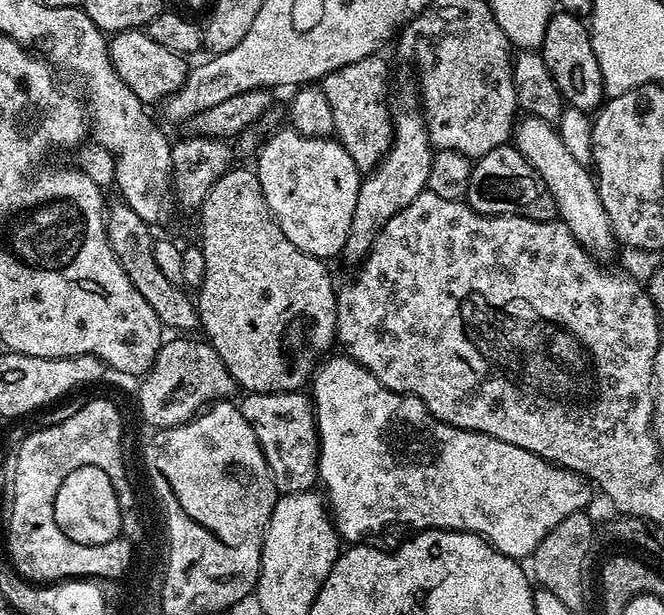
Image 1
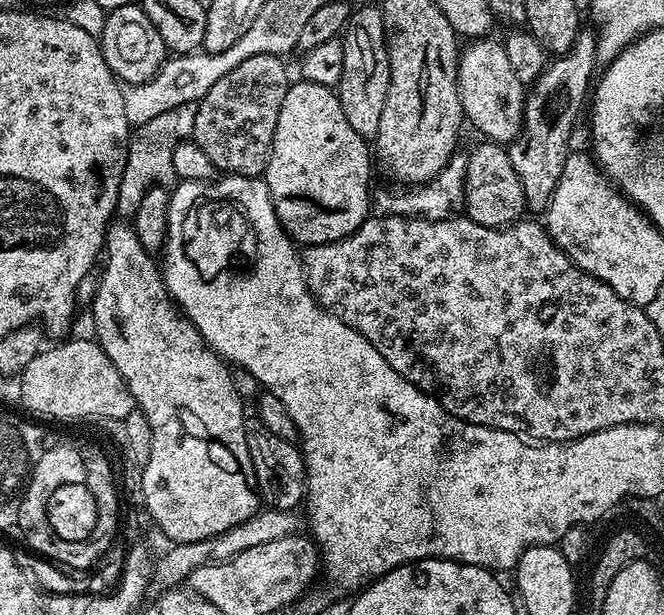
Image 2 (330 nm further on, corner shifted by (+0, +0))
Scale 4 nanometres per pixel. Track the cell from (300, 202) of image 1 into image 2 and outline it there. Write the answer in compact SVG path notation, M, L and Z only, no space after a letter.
M300 78L289 83L286 90L286 98L282 98L282 110L278 110L278 126L274 130L274 142L270 150L270 158L264 167L263 180L270 190L270 198L274 202L274 210L280 219L280 225L288 231L289 236L300 246L311 246L313 244L329 244L335 240L344 240L354 230L360 228L360 223L368 219L370 215L370 192L368 196L368 183L372 180L372 160L374 164L374 156L370 151L370 144L365 137L358 134L358 130L354 130L354 126L350 126L350 122L346 122L346 114L342 114L342 102L339 95L333 89L326 86L318 86L318 82L310 82L309 80Z

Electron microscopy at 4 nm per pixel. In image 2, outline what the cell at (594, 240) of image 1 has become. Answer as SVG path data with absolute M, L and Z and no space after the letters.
M476 38L468 49L461 51L456 66L456 81L460 101L464 107L464 118L481 132L485 141L509 145L516 139L524 124L524 97L526 86L514 74L506 50L499 39Z

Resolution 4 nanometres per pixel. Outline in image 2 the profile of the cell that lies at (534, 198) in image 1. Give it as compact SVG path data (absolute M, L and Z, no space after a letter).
M581 30L576 33L571 50L549 59L544 65L544 73L527 89L524 97L524 124L507 149L510 163L514 165L514 174L518 174L518 182L522 182L522 194L529 213L540 214L547 209L558 186L558 178L562 178L562 166L566 166L570 151L568 139L572 136L576 115L583 108L585 111L590 83L594 78L592 70L597 64L596 33Z

